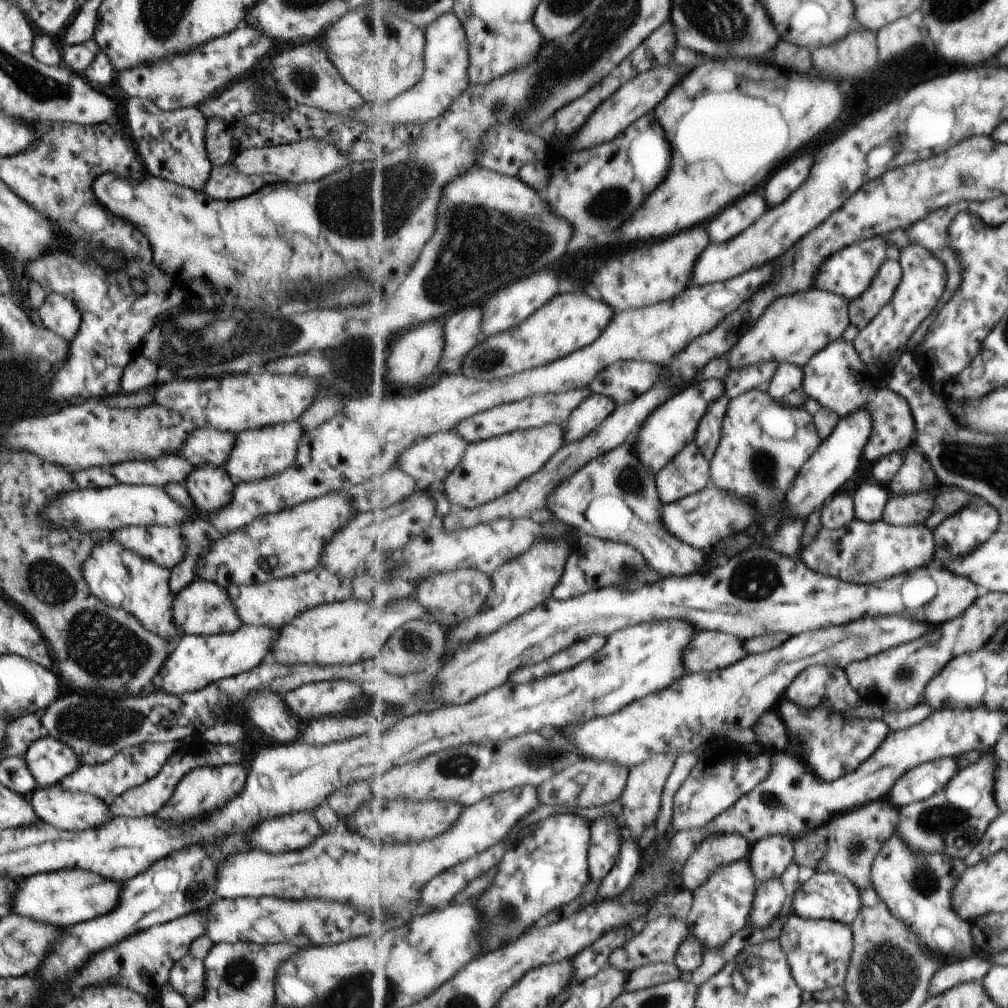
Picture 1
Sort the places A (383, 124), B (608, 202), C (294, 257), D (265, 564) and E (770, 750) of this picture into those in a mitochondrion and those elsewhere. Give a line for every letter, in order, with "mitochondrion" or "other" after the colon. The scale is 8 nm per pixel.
A: other
B: mitochondrion
C: other
D: other
E: other

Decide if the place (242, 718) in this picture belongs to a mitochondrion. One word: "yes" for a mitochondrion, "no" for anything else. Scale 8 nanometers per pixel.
no

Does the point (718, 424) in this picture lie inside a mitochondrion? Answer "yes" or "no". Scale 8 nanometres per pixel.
no

